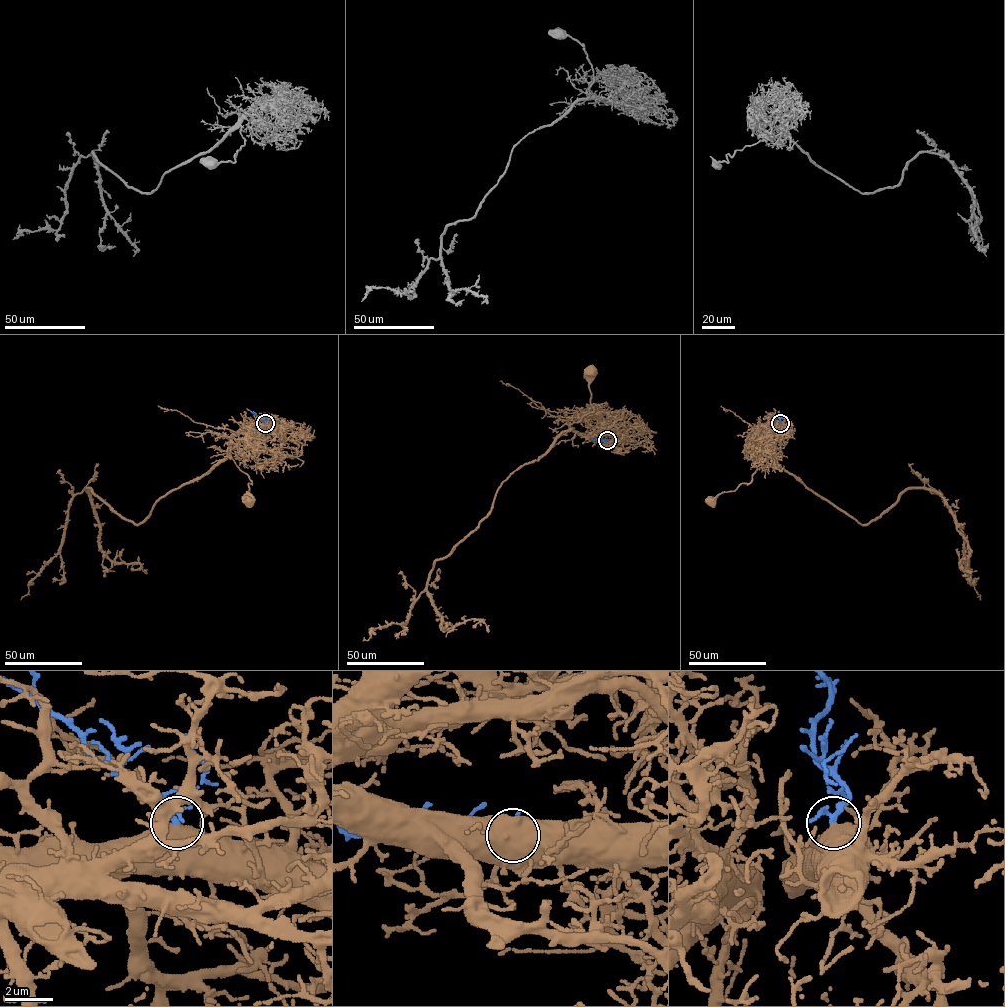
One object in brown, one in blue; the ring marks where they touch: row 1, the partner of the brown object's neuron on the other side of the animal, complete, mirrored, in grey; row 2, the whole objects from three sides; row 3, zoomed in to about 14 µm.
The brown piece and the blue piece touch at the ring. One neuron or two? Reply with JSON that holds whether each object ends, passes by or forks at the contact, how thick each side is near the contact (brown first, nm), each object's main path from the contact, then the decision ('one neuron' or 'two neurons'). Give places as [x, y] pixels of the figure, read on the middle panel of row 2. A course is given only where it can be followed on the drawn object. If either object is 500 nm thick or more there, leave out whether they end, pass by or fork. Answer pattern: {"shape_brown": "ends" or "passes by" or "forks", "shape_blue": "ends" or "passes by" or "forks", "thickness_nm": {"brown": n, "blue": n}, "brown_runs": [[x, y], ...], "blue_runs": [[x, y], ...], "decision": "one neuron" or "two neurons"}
{"thickness_nm": {"brown": 750, "blue": 160}, "brown_runs": [[607, 440], [584, 437], [569, 426], [594, 410], [589, 387], [591, 371]], "blue_runs": [[607, 440], [593, 437]], "decision": "one neuron"}

